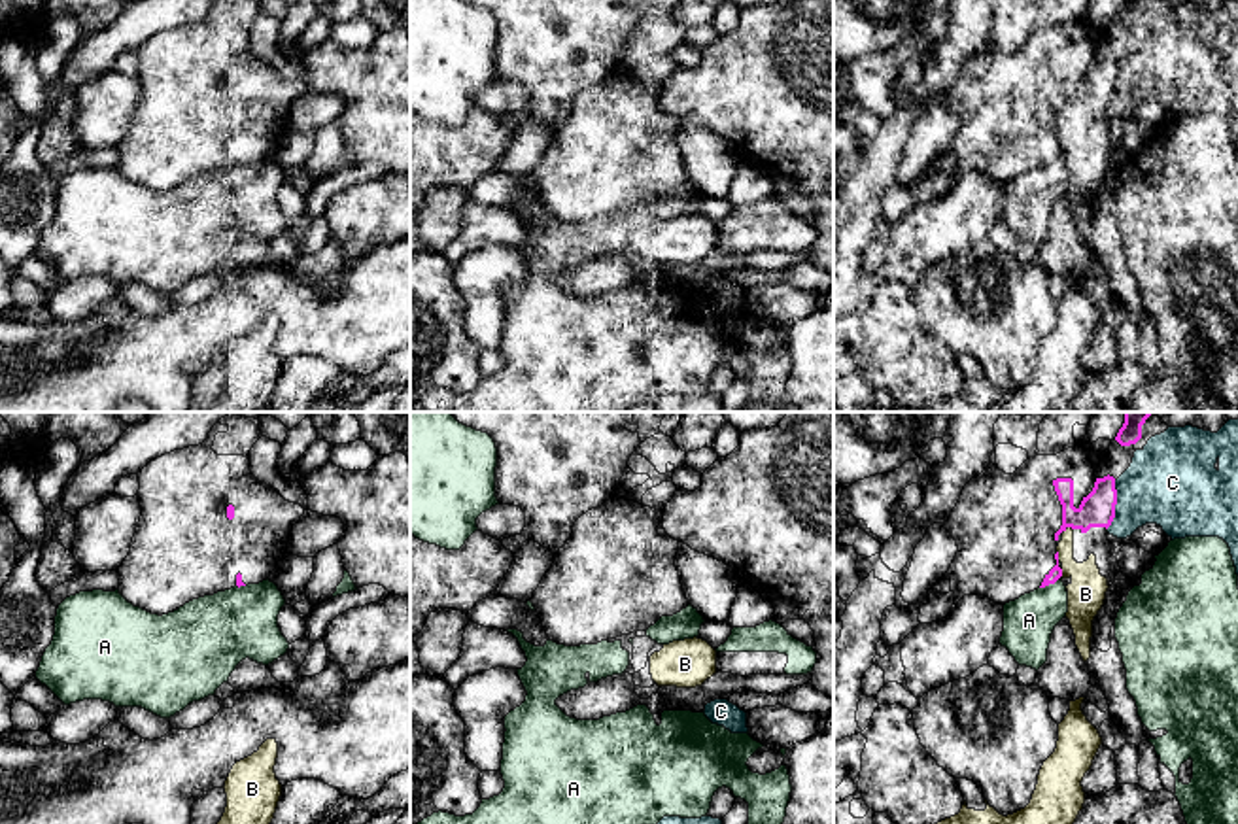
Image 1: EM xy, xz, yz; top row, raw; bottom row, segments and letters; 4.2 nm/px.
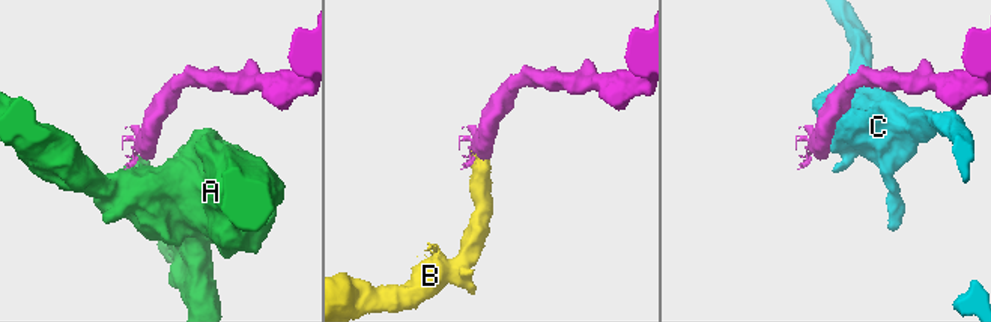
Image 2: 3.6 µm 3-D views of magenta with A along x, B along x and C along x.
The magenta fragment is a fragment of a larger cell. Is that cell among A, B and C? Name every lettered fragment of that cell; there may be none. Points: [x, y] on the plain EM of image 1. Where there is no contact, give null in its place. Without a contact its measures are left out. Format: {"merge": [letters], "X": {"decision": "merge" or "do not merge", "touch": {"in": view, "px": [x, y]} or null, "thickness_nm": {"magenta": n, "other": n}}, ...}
{"merge": ["B"], "A": {"decision": "do not merge", "touch": {"in": "yz", "px": [1048, 161]}, "thickness_nm": {"magenta": 60, "other": 220}}, "B": {"decision": "merge", "touch": {"in": "yz", "px": [1057, 133]}, "thickness_nm": {"magenta": 60, "other": 160}}, "C": {"decision": "do not merge", "touch": {"in": "yz", "px": [1116, 80]}, "thickness_nm": {"magenta": 150, "other": 380}}}

